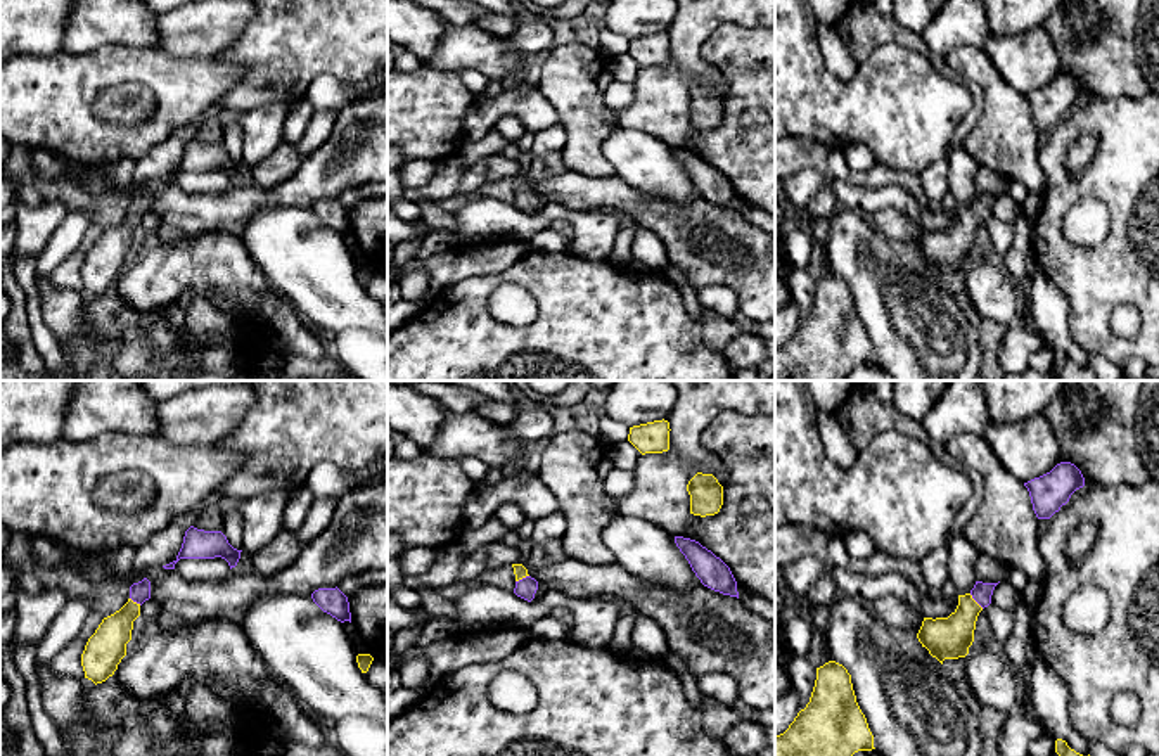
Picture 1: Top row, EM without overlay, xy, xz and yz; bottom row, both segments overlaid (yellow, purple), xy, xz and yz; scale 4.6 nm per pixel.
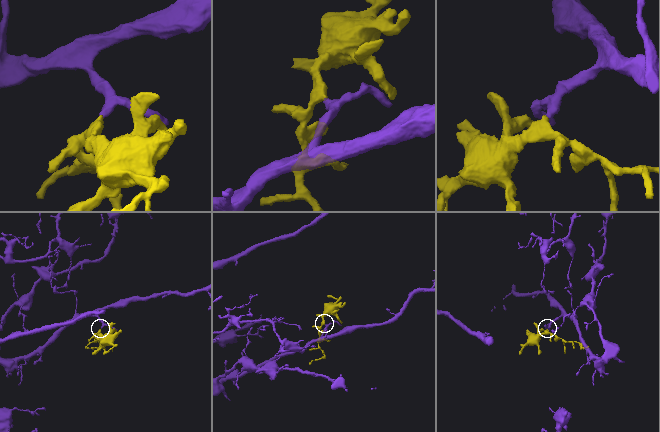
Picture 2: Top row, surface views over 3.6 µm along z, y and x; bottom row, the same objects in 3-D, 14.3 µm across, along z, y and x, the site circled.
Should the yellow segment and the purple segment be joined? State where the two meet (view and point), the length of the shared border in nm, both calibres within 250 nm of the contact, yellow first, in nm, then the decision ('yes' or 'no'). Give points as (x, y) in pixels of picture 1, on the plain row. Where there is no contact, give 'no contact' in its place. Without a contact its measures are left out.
contact yz (974, 213); length 100 nm; calibres 190 and 90 nm; yes

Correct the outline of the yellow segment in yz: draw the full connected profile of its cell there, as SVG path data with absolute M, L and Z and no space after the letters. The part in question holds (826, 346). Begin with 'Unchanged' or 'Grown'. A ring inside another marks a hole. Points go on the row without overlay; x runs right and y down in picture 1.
Unchanged. M829 273L816 280L816 292L804 322L789 341L775 348L775 381L848 381L858 363L872 363L874 348L861 325L848 282Z

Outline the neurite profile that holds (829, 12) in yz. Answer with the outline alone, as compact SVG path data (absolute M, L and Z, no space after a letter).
M808 0L816 22L836 26L842 17L851 0Z

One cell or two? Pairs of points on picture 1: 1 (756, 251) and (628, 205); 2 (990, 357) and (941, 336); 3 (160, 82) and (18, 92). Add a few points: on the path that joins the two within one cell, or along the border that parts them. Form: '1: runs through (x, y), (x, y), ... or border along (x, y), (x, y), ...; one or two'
1: runs through (725, 249), (659, 217); one
2: border along (966, 315), (976, 331), (983, 362); two
3: runs through (125, 71), (94, 71), (52, 92); one

